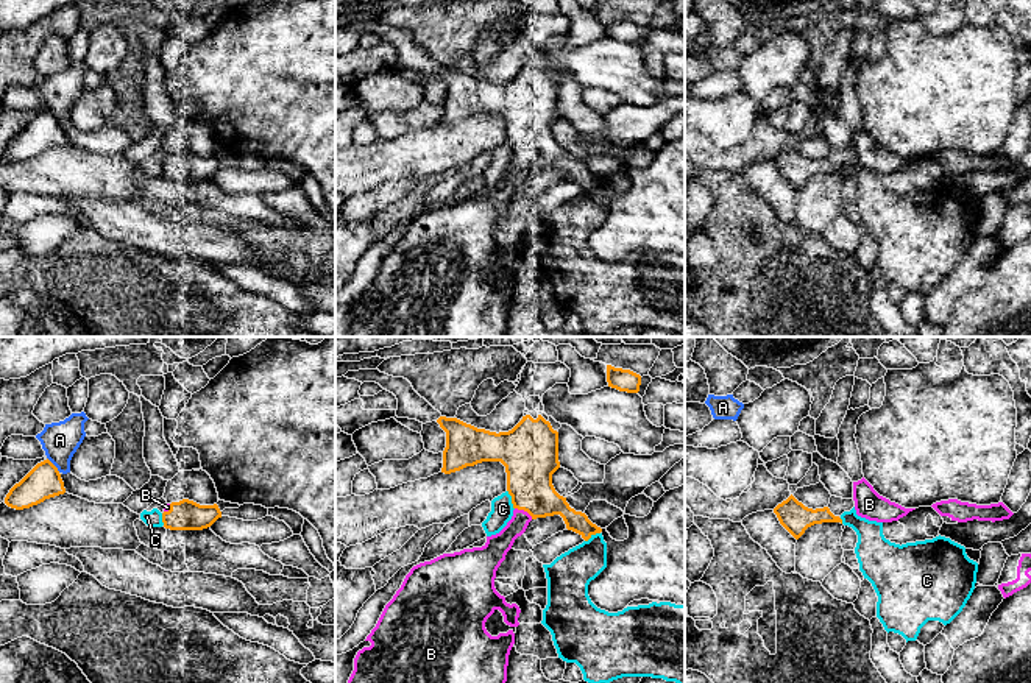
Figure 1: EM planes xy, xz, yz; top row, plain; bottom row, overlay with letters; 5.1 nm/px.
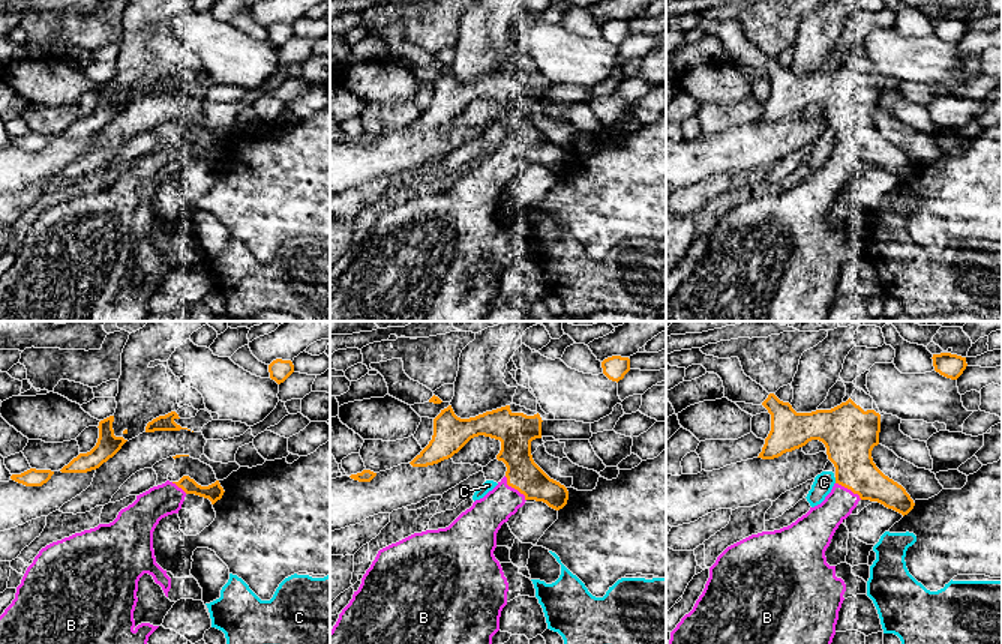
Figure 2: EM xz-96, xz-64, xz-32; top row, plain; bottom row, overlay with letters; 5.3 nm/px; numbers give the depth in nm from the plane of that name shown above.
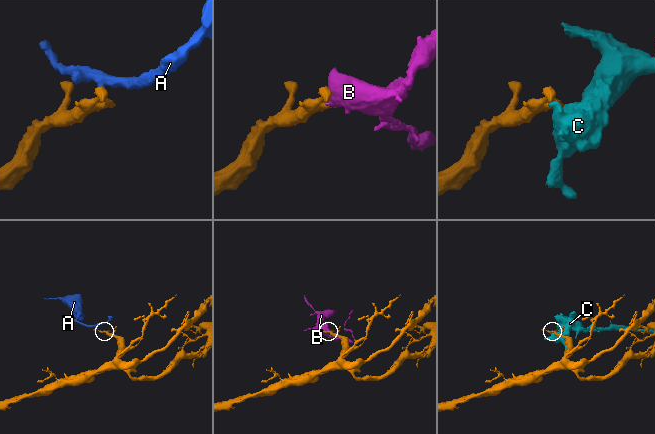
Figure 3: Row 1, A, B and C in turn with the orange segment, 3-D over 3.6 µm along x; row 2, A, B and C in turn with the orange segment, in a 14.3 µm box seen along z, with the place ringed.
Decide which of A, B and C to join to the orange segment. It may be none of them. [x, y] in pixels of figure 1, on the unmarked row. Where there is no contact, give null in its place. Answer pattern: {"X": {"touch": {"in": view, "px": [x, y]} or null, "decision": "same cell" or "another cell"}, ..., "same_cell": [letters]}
{"A": {"touch": {"in": "xy", "px": [53, 116]}, "decision": "another cell"}, "B": {"touch": {"in": "xz", "px": [524, 161]}, "decision": "same cell"}, "C": {"touch": {"in": "xz", "px": [512, 150]}, "decision": "another cell"}, "same_cell": ["B"]}

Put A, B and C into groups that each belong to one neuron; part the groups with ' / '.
A / B / C

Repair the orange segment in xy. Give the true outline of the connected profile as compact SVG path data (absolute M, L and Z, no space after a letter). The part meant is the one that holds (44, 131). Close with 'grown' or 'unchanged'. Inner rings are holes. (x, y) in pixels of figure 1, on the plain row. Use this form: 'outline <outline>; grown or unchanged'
outline M47 109L37 114L5 148L5 154L16 161L30 159L45 150L64 145L64 133L58 119Z; unchanged

